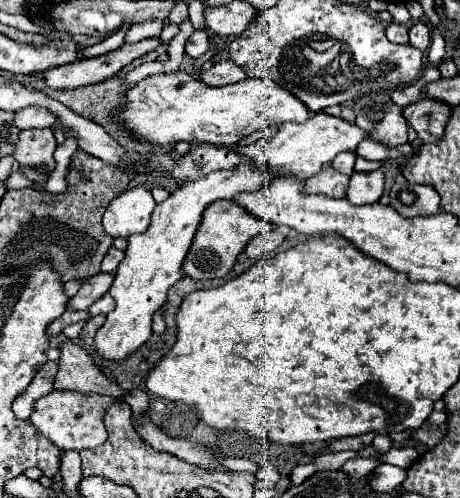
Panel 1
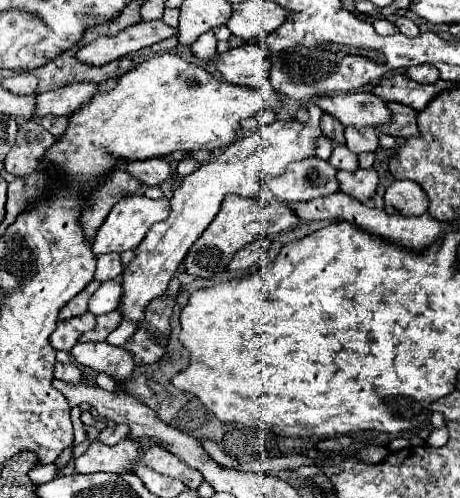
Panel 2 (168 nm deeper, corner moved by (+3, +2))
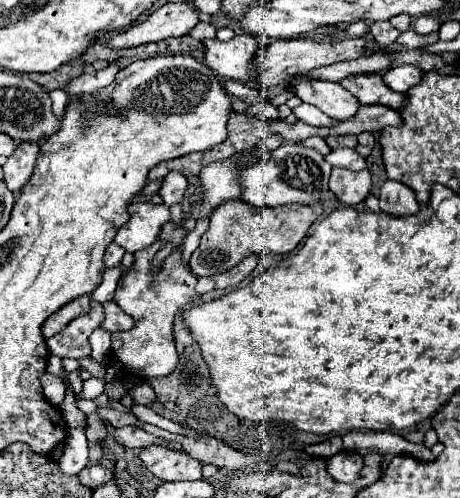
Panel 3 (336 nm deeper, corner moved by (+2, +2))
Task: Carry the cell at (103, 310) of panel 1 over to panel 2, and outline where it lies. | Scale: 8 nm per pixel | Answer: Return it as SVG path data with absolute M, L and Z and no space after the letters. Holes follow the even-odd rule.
M103 281L101 287L89 299L89 311L93 315L105 315L109 311L115 311L119 305L121 293L123 289L119 281Z

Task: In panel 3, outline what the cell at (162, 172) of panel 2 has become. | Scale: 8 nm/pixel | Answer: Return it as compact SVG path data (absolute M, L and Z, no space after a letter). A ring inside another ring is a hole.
M170 171L166 175L166 179L162 181L162 187L160 187L160 195L164 197L164 203L166 205L174 205L174 203L180 203L182 201L182 195L186 191L186 177L178 171Z

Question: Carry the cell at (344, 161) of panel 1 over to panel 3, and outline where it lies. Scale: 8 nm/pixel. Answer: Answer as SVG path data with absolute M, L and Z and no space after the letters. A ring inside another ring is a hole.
M334 149L326 155L326 161L332 165L332 167L342 167L342 169L350 169L350 171L360 171L360 169L366 169L366 159L360 157L354 149Z

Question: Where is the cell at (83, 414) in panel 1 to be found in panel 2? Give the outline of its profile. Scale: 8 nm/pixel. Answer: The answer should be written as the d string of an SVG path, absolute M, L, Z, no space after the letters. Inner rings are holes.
M109 425L99 433L99 439L105 445L117 445L129 437L129 427L127 425Z

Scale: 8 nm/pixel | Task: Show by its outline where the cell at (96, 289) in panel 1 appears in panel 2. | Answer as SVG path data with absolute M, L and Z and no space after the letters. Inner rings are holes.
M91 281L91 283L87 285L85 291L81 291L79 295L75 295L75 297L61 309L61 313L59 313L59 321L63 321L63 319L71 319L71 317L77 317L77 315L87 313L87 311L89 311L89 309L87 309L89 297L95 293L95 289L97 289L99 285L101 285L99 281Z

